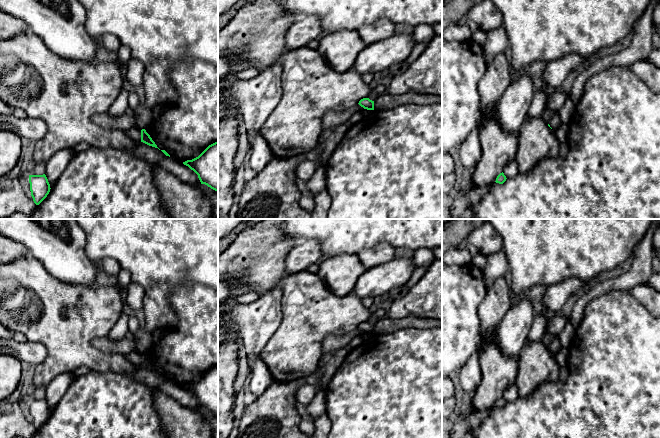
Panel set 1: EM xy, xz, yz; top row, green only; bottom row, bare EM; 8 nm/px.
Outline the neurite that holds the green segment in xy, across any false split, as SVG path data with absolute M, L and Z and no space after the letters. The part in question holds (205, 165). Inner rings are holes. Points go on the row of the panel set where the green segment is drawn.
M218 142L209 145L198 157L187 160L183 164L198 175L201 184L205 184L218 192Z

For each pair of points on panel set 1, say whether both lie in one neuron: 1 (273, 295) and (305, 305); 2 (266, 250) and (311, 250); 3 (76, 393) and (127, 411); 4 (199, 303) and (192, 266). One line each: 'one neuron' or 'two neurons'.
1: two neurons
2: two neurons
3: one neuron
4: two neurons

